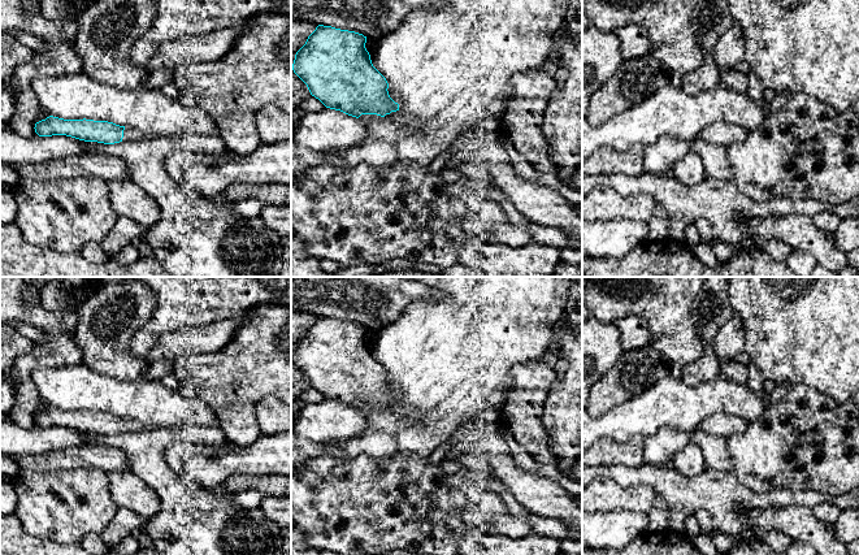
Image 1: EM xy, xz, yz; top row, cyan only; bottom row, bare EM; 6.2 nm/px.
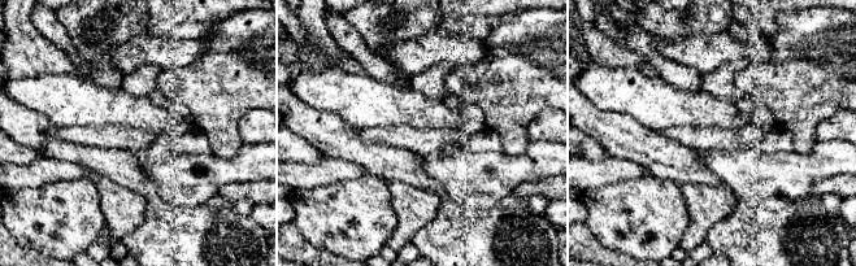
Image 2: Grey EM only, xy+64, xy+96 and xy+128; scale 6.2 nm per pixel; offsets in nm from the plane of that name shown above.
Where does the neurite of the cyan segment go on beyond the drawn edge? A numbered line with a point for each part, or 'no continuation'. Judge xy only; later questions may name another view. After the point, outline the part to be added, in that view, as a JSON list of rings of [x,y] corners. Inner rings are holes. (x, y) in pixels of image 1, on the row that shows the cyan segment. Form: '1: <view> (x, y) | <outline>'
1: xy (130, 134) | [[[125,127],[122,142],[123,140],[138,142],[138,140],[144,140],[144,139],[152,139],[156,136],[157,135],[153,135],[149,133],[143,133],[143,131],[136,130],[136,129]]]

